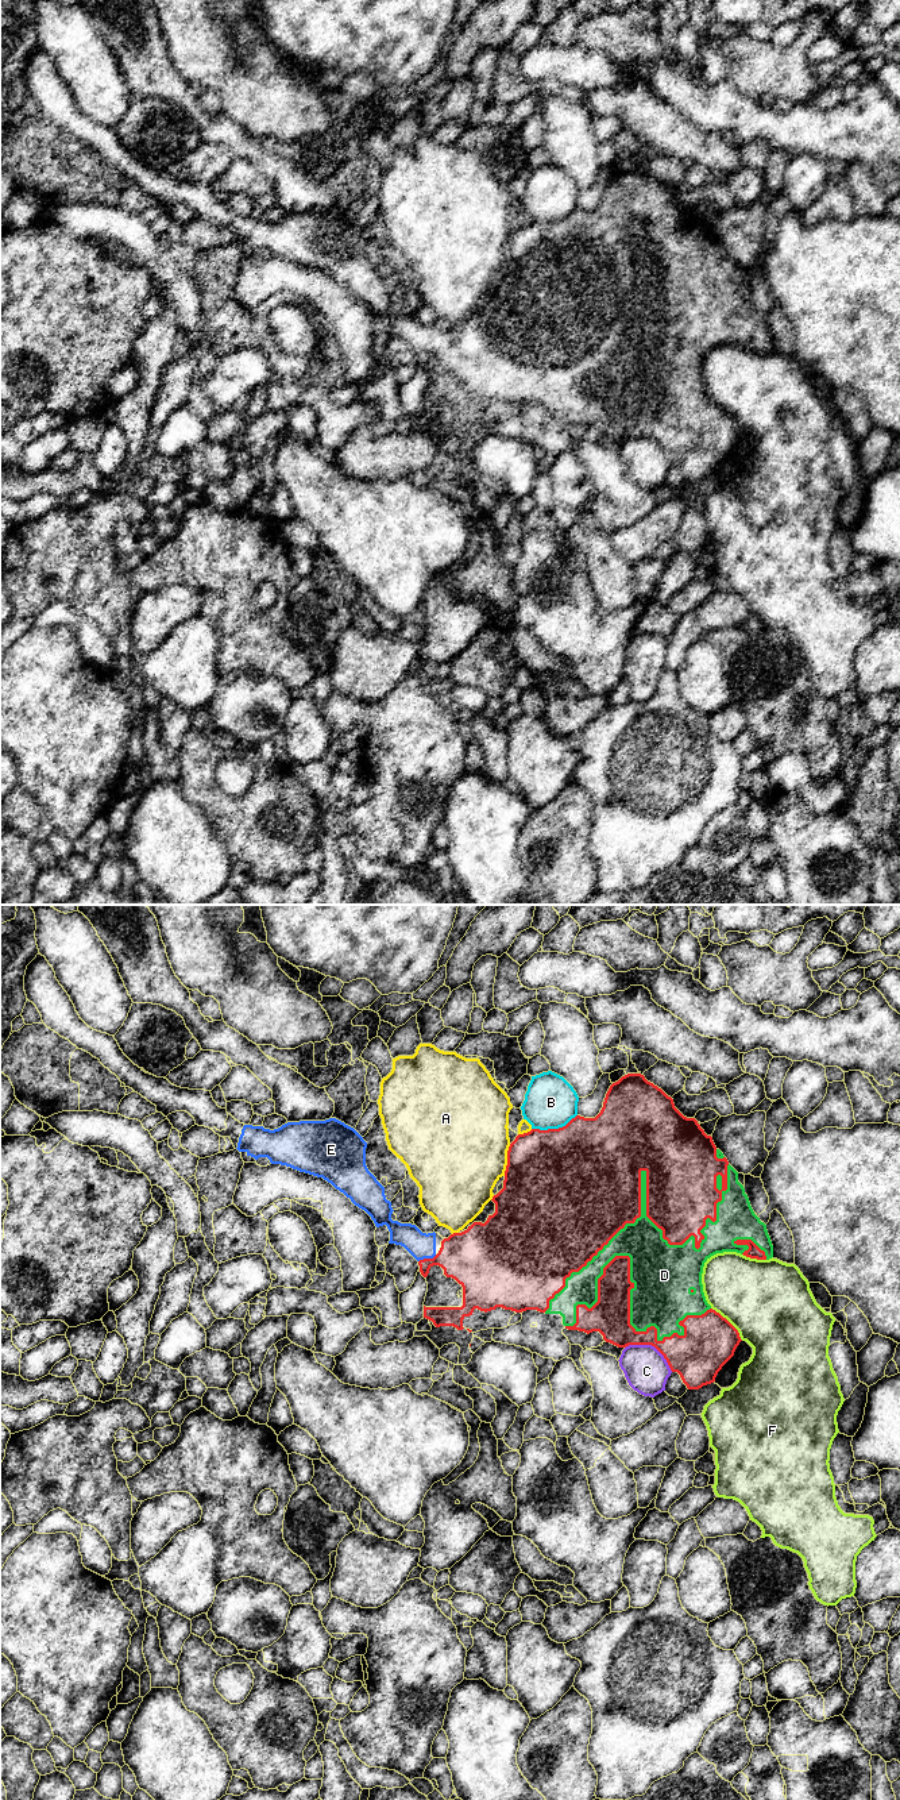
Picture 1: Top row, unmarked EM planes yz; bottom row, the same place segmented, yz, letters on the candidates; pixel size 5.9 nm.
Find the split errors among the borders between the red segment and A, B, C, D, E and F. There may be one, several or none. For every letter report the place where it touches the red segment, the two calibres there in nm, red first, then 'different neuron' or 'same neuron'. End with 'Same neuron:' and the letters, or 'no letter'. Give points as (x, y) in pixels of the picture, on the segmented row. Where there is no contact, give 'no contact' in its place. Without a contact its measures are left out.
A: yz (508, 1160) | 500/480 nm | different neuron
B: yz (553, 1129) | 500/320 nm | different neuron
C: yz (652, 1345) | 280/260 nm | different neuron
D: yz (647, 1195) | 440/200 nm | same neuron
E: yz (427, 1259) | 320/160 nm | same neuron
F: yz (729, 1322) | 320/480 nm | different neuron
Same neuron: D, E

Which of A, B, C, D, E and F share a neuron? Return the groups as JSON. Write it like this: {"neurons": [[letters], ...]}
{"neurons": [["A"], ["B"], ["C"], ["D", "E"], ["F"]]}

